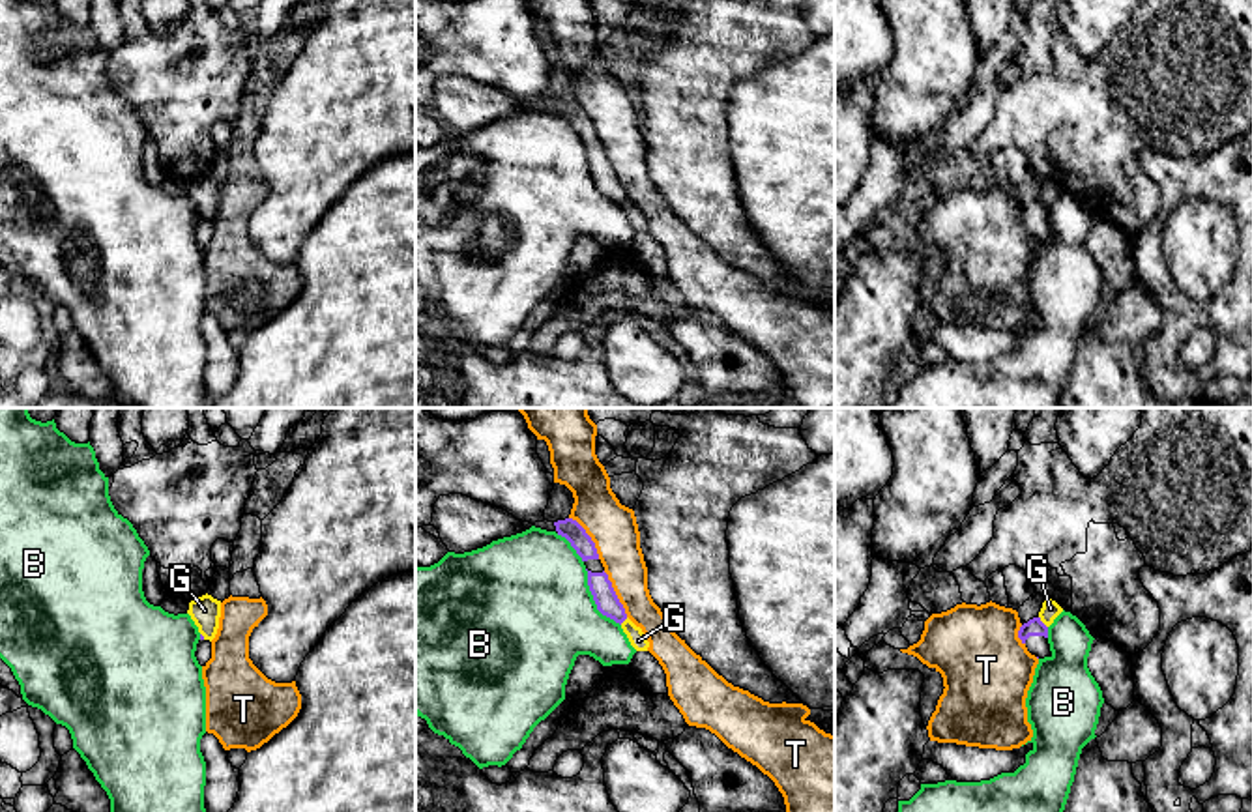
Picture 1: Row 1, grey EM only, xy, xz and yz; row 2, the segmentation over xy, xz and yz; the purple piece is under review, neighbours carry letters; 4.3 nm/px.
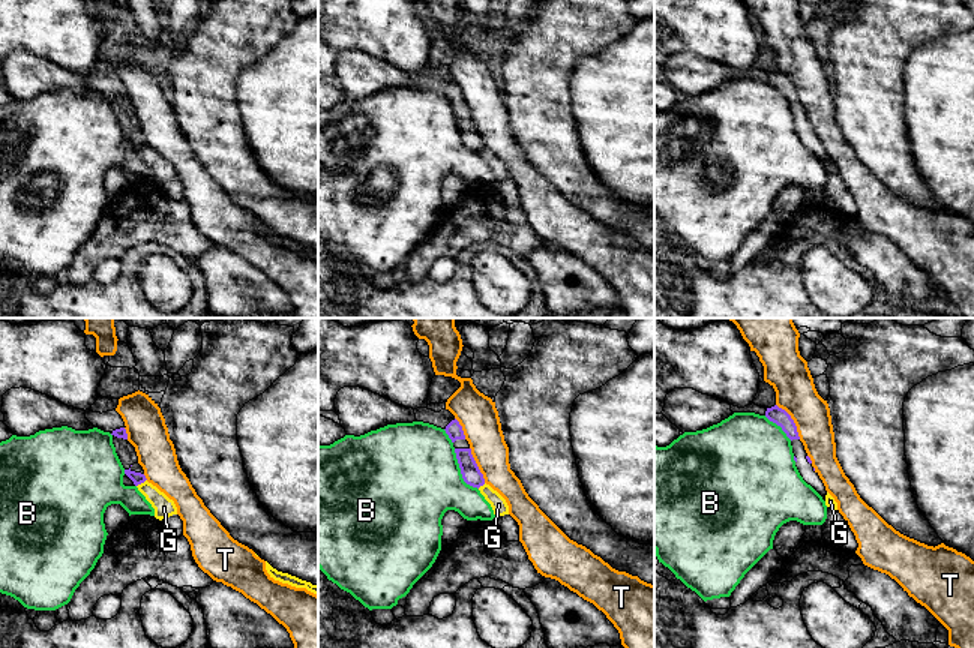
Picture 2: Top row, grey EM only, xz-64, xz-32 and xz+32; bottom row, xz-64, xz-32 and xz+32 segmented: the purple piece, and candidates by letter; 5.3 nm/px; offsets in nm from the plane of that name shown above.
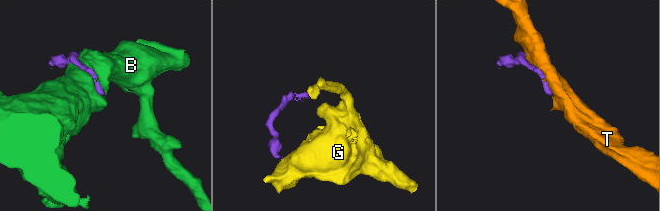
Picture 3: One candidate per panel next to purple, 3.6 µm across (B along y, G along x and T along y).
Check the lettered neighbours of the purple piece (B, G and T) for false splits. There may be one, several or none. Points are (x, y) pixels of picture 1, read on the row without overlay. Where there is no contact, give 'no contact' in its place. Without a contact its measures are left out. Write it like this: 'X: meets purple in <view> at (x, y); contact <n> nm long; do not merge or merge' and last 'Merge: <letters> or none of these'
B: meets purple in xz at (594, 180); contact 300 nm long; do not merge
G: meets purple in yz at (1041, 202); contact 70 nm long; do not merge
T: meets purple in xz at (614, 174); contact 220 nm long; do not merge
Merge: none of these

